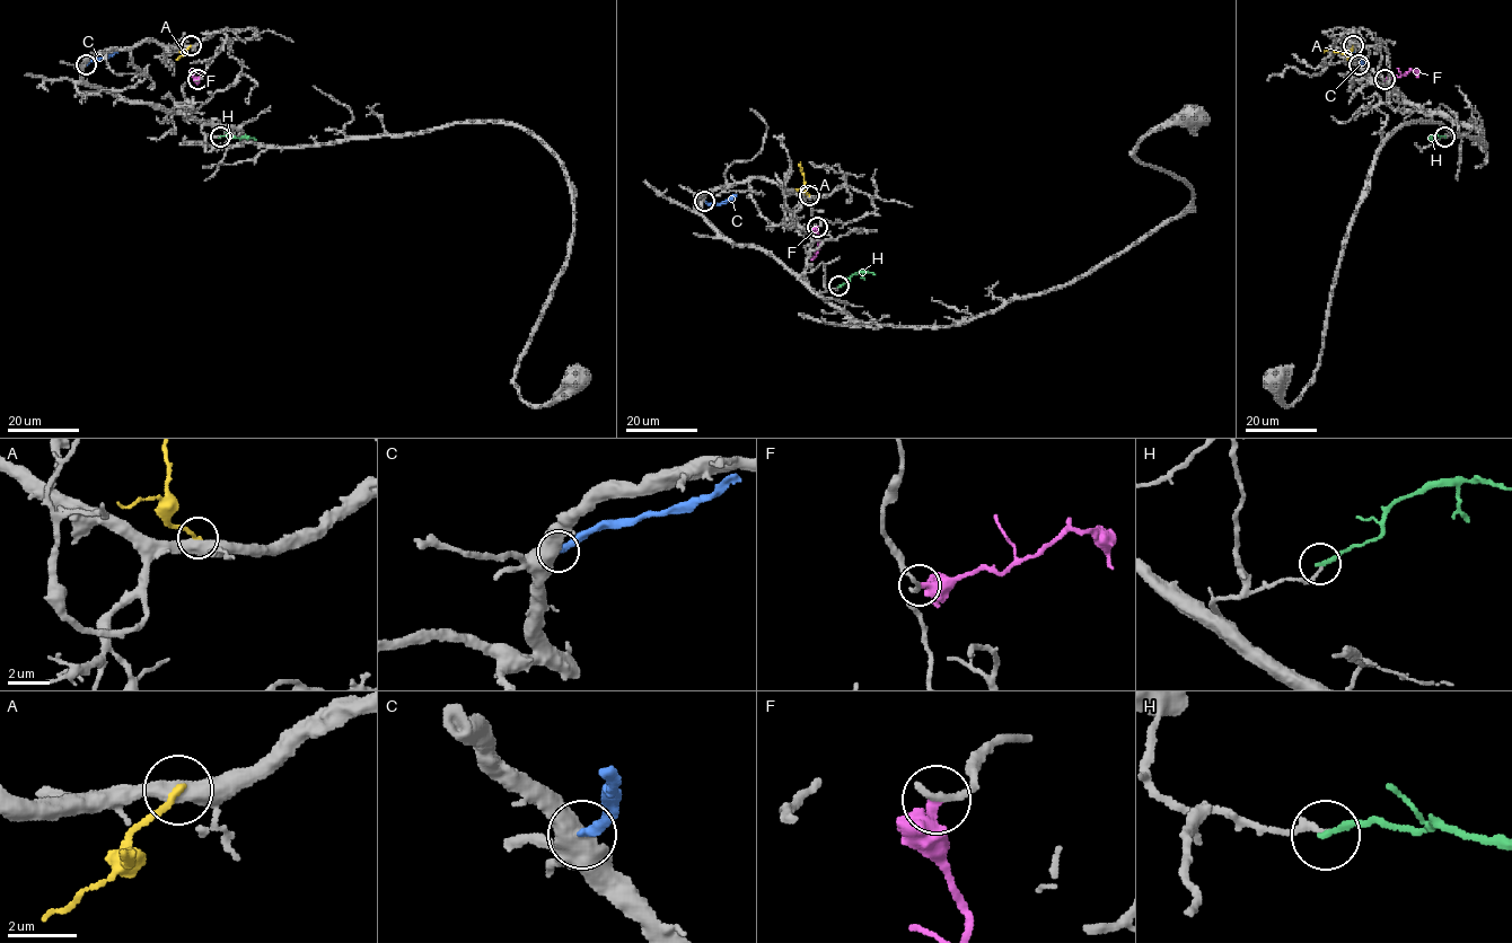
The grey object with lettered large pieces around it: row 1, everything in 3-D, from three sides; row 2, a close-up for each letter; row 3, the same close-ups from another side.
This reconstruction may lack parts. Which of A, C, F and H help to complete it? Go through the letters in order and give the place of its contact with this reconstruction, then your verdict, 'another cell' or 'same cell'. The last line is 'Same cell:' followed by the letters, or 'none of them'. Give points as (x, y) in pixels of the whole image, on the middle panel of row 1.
A: contact (809, 195); another cell
C: contact (704, 201); another cell
F: contact (817, 227); another cell
H: contact (838, 285); same cell
Same cell: H

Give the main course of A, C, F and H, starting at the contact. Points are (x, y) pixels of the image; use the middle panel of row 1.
A: (809, 195), (805, 192), (800, 162)
C: (704, 201), (723, 202), (736, 194)
F: (817, 227), (820, 240), (812, 260)
H: (838, 287), (858, 273), (875, 274)

